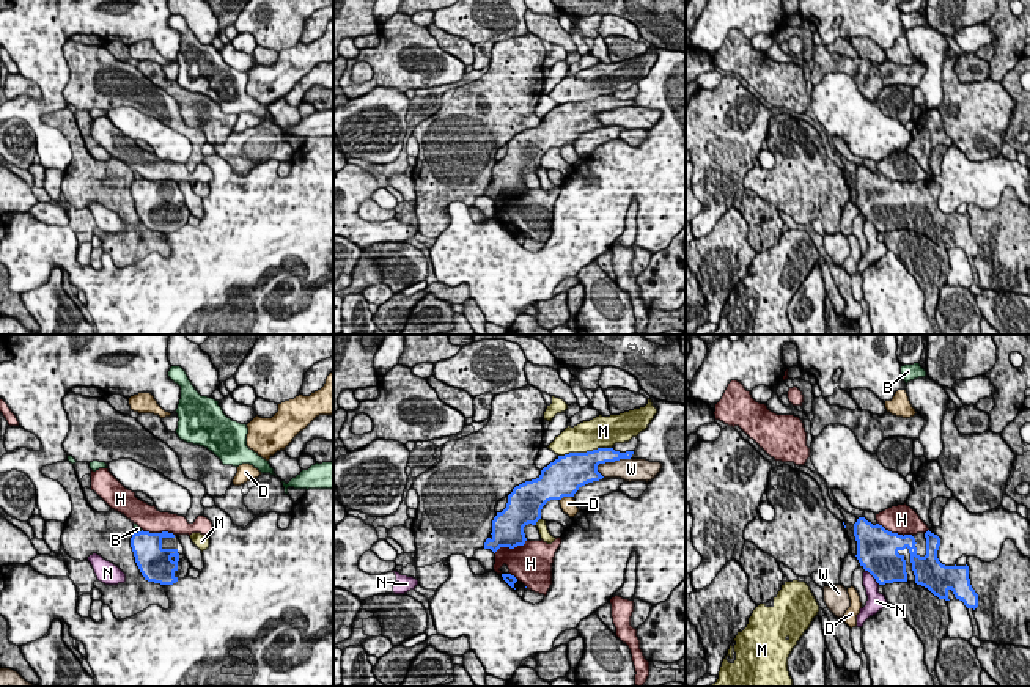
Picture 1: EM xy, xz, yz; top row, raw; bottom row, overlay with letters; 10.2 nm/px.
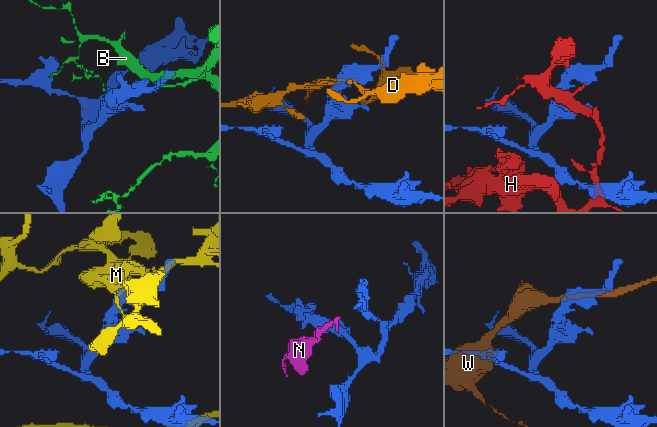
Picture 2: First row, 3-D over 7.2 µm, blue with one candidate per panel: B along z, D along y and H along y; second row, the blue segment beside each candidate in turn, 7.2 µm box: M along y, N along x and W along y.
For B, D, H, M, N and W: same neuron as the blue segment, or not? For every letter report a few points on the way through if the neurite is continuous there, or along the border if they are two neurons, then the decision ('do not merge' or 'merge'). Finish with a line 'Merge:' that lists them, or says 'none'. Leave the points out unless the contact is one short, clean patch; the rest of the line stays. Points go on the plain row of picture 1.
B: along xy (142, 178), (136, 181) | do not merge
D: do not merge
H: do not merge
M: do not merge
N: along yz (865, 217), (879, 231) | do not merge
W: do not merge
Merge: none

